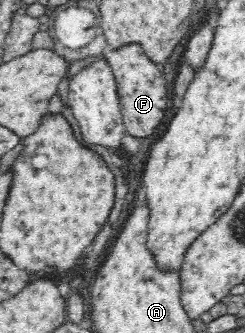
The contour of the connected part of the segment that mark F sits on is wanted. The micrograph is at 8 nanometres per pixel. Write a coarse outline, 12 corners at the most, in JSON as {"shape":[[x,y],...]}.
{"shape":[[139,45],[102,56],[126,134],[147,138],[167,116],[167,82]]}

